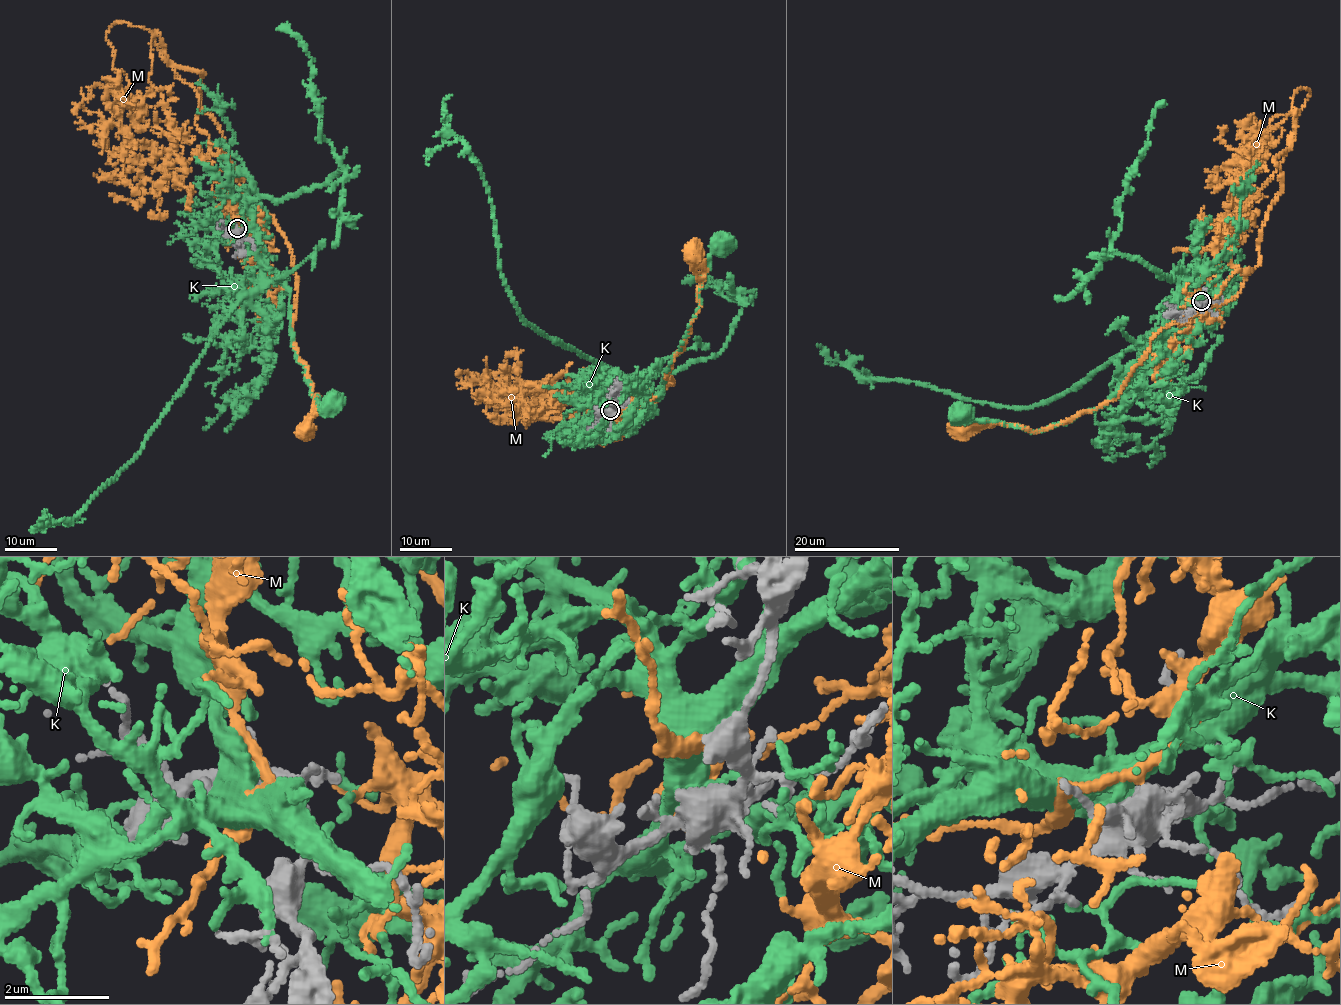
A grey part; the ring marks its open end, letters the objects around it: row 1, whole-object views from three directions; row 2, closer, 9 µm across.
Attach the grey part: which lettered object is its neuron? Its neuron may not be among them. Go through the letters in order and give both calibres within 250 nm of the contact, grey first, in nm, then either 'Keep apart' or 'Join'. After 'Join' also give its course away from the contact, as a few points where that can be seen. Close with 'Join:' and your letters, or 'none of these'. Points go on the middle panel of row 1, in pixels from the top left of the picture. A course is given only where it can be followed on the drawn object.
K: Thickness 500 nm (grey) against 360 nm. Keep apart
M: Thickness 400 nm (grey) against 170 nm. Join. Its course: (610, 410), (553, 416), (583, 410), (577, 431), (603, 443), (645, 415), (699, 305), (691, 251)
Join: M

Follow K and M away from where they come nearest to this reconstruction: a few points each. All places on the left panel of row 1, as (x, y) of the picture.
K: (239, 231), (267, 280), (283, 282), (290, 292), (290, 334), (297, 361), (320, 409), (332, 403)
M: (236, 229), (174, 66), (201, 72), (222, 157), (290, 251), (291, 335), (318, 395), (303, 429)

